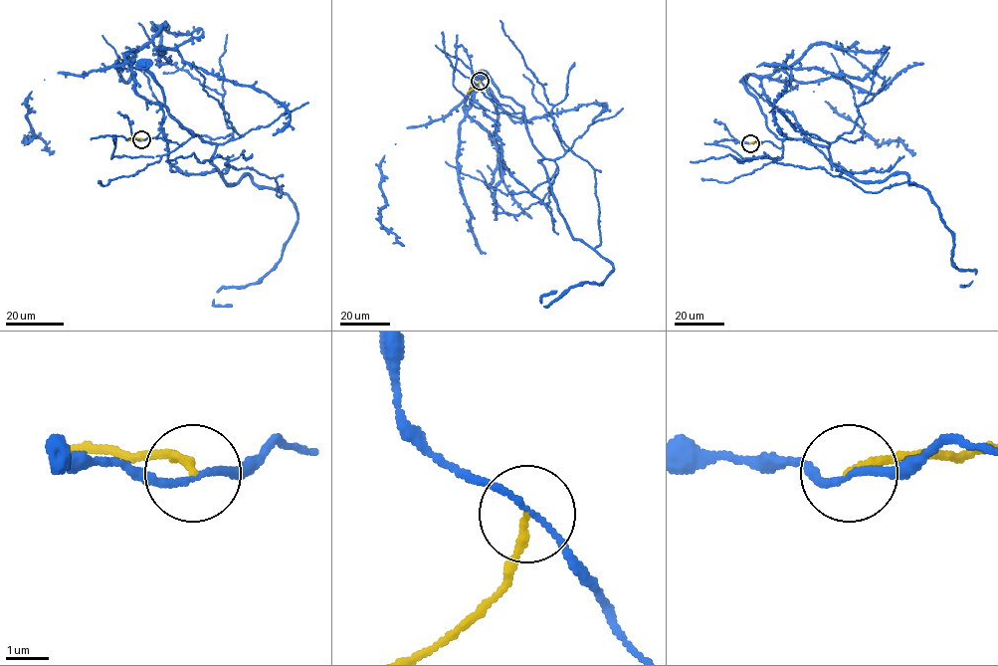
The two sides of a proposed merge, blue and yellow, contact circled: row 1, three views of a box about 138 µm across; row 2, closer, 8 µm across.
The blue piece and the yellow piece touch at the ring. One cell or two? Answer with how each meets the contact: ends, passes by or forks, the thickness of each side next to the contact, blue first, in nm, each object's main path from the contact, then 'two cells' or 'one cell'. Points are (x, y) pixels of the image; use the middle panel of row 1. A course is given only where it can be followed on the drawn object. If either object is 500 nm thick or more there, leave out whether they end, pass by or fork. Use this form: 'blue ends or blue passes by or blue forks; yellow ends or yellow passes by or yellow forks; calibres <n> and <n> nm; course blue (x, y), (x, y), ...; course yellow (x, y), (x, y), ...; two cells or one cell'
blue passes by; yellow ends; calibres 120 and 180 nm; course blue (480, 81), (557, 166), (530, 192), (505, 194), (459, 171), (471, 92), (498, 126), (504, 168), (558, 233); course yellow (480, 81), (467, 93); two cells

